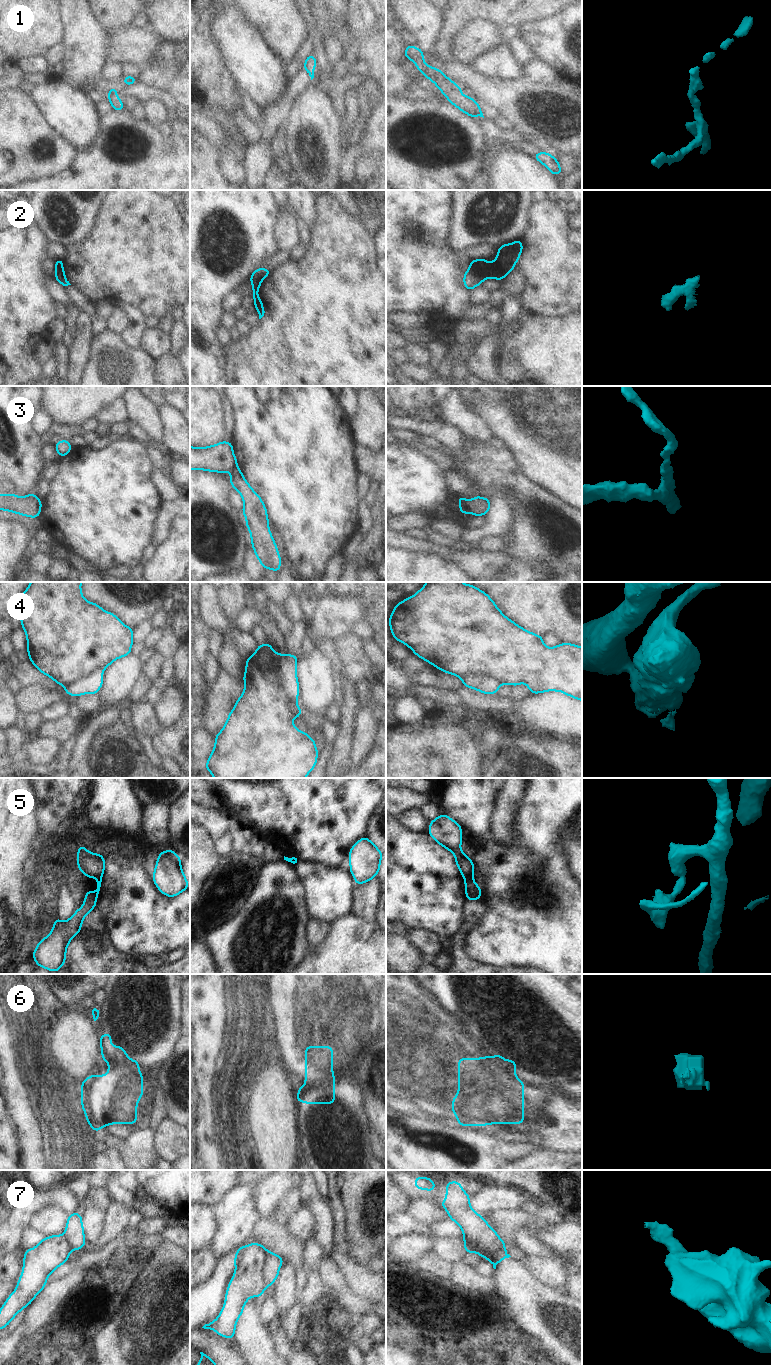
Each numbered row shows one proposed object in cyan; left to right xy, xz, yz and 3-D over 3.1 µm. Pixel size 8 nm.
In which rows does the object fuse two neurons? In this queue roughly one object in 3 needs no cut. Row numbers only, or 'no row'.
2, 3, 4, 5, 6, 7

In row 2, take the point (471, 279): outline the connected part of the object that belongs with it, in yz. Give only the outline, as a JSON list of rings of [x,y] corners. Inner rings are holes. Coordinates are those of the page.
[[[467,270],[464,273],[464,287],[468,290],[474,289],[476,286],[483,283],[483,278],[481,277],[480,273],[474,271],[474,270]]]

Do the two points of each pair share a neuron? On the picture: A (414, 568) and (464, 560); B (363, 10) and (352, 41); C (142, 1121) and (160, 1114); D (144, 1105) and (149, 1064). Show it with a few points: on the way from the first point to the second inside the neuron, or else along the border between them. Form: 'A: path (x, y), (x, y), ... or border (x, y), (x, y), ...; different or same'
A: border (431, 553), (452, 560), (461, 569); different
B: path (360, 18), (360, 23), (355, 33); same
C: border (147, 1096), (150, 1101), (149, 1126); different
D: border (138, 1067), (143, 1076); different

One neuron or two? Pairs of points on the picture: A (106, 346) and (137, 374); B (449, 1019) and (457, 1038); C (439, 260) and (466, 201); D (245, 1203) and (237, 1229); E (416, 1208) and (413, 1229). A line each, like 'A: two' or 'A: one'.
A: one
B: one
C: two
D: one
E: two

